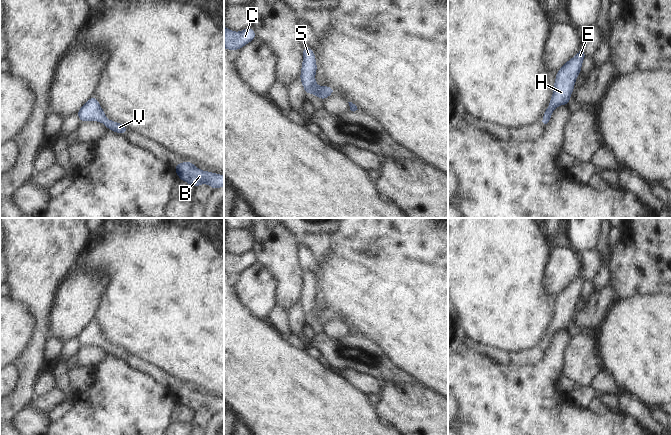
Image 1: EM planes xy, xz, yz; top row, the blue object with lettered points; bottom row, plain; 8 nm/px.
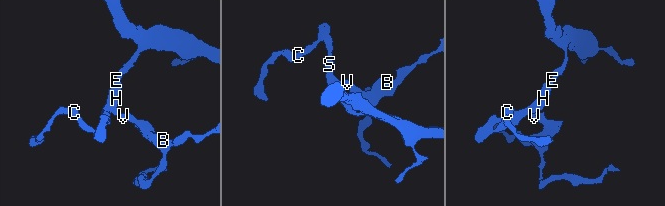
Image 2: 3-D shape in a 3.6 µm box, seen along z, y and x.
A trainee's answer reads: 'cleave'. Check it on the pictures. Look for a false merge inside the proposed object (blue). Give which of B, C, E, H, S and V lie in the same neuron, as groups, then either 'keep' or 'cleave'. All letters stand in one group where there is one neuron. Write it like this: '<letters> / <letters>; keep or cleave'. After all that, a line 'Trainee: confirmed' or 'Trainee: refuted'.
B C E H S V; keep
Trainee: refuted

